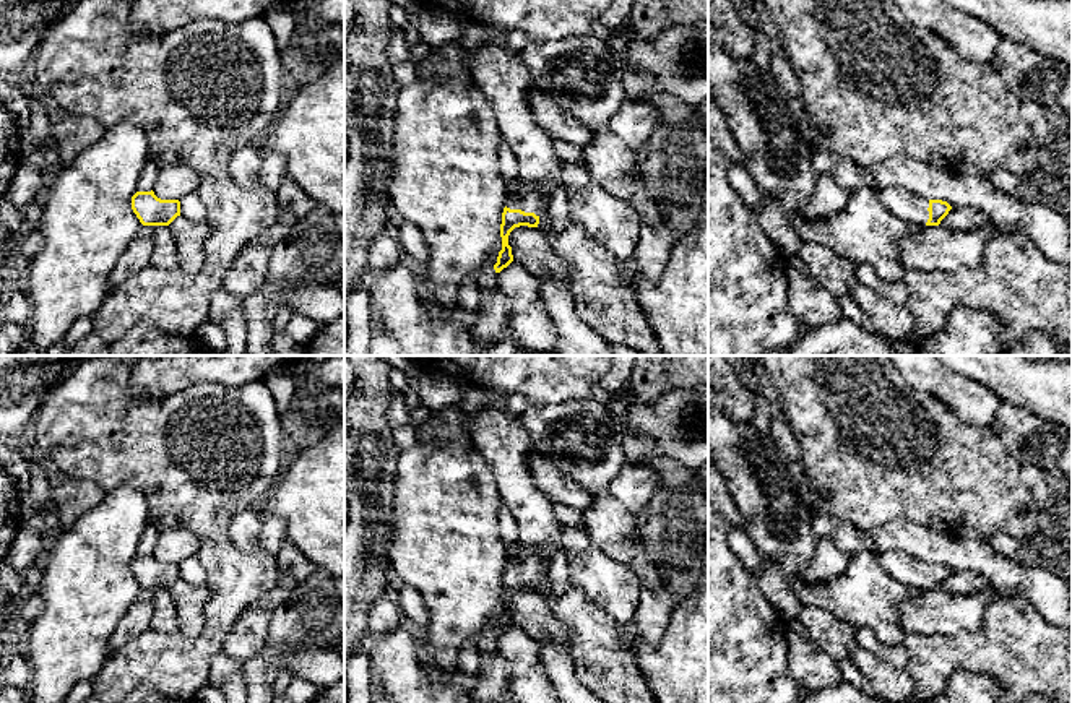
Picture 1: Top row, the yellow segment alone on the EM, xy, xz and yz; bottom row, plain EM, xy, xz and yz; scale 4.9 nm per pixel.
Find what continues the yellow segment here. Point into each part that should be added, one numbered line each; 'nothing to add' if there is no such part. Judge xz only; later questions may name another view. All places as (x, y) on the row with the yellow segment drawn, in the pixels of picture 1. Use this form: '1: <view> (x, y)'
1: xz (533, 198)
2: xz (489, 327)

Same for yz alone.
1: yz (900, 202)

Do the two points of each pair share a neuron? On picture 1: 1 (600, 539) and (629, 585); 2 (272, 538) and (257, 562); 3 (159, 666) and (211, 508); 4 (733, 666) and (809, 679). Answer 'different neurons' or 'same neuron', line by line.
1: different neurons
2: different neurons
3: same neuron
4: different neurons

